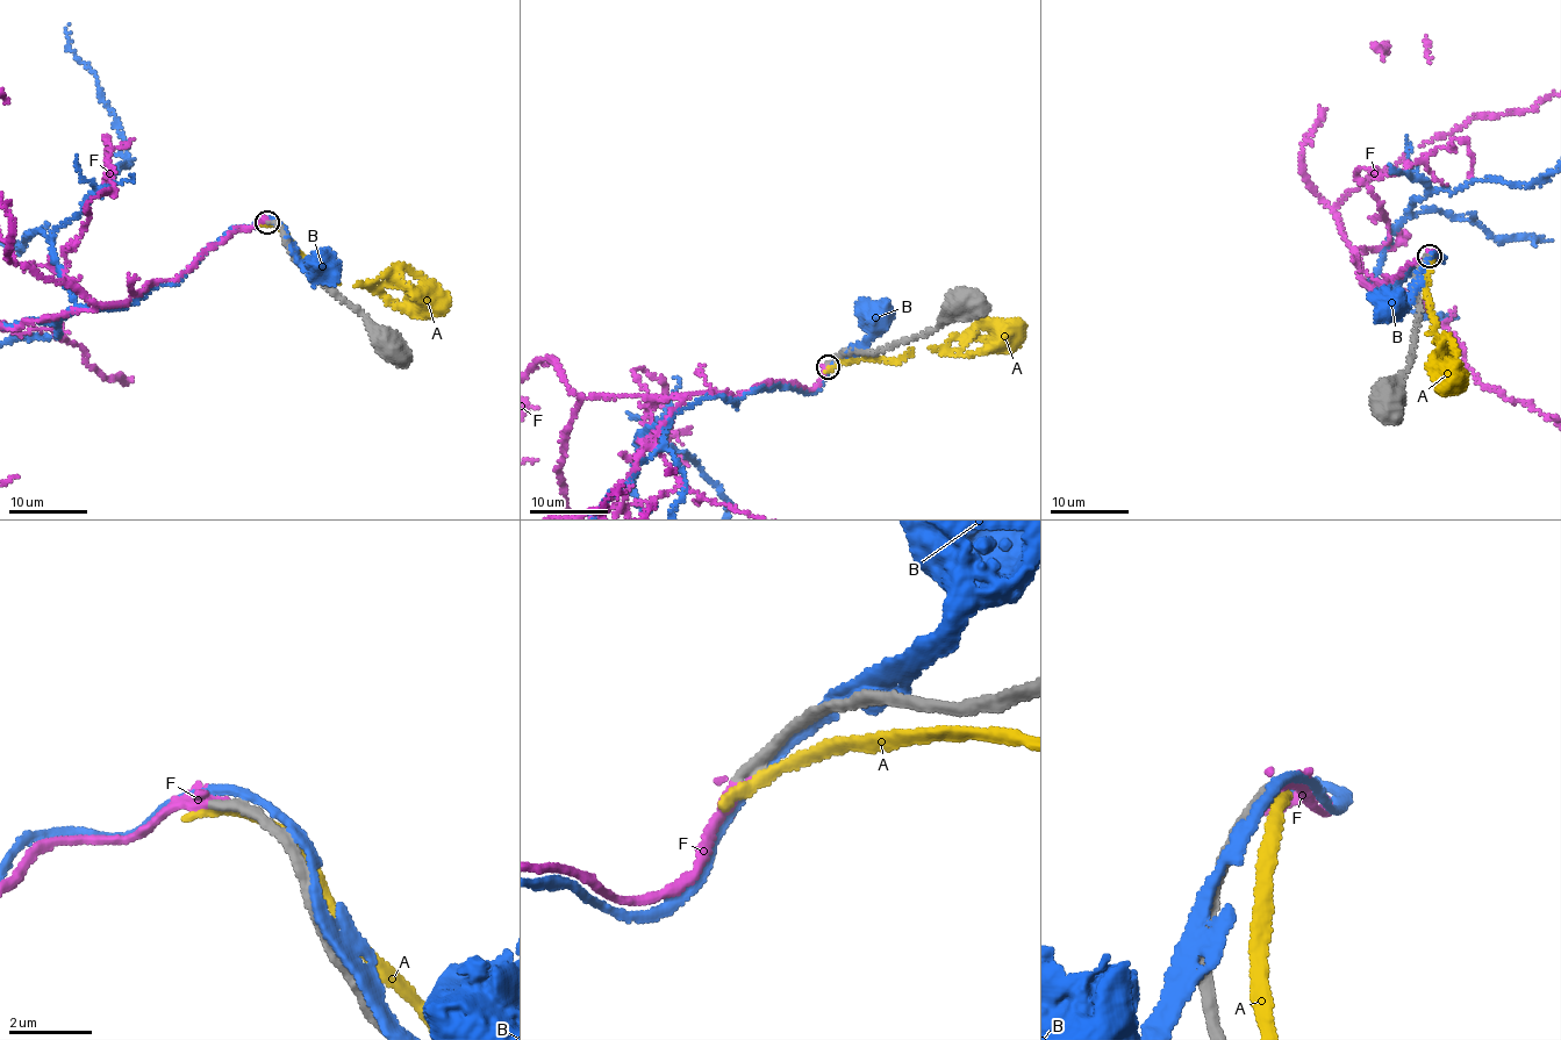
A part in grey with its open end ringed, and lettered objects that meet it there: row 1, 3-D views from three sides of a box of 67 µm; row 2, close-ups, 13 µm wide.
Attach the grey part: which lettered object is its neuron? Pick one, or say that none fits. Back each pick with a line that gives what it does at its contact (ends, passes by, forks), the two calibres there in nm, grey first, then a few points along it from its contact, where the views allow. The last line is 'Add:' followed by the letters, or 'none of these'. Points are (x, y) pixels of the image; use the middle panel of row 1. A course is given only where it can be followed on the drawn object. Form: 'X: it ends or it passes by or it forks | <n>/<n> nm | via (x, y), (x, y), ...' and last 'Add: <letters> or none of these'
F: it ends | 300/240 nm
Add: F

